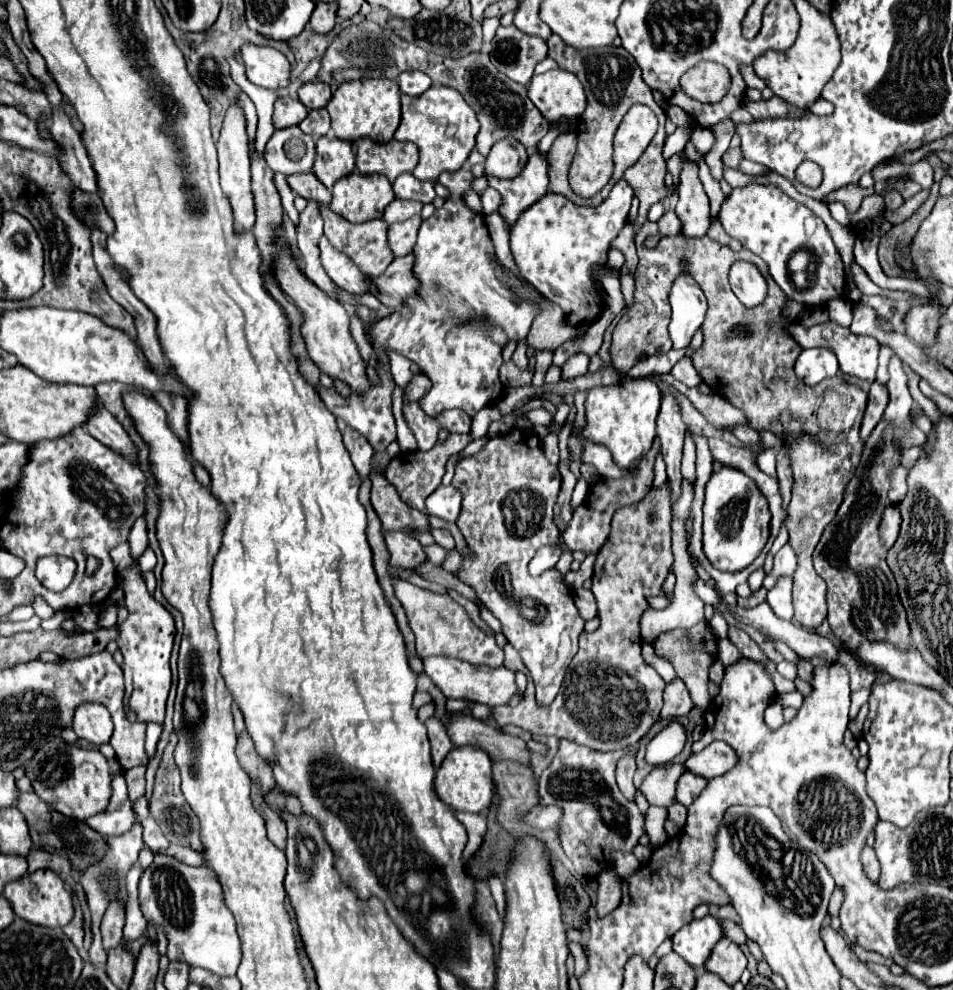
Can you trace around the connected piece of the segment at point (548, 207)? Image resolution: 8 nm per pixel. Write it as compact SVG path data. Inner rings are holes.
M619 180L609 196L595 208L577 206L561 194L547 192L537 204L531 204L511 228L511 252L521 276L543 296L557 302L565 312L567 324L573 328L593 324L603 310L601 298L597 304L591 270L595 264L607 264L607 252L627 222L631 200L633 190L625 180Z

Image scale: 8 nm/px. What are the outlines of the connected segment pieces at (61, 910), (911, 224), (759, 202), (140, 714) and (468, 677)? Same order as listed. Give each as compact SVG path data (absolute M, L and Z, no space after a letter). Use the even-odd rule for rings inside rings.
M37 870L31 874L25 874L19 880L13 880L5 886L3 896L11 902L15 914L23 920L29 920L33 924L41 926L65 926L73 918L73 902L71 894L65 890L63 880L53 870Z
M925 200L921 204L921 208L911 218L907 218L903 224L893 226L885 236L881 236L881 242L879 242L879 262L881 262L881 268L883 268L883 272L887 276L901 274L899 266L895 264L893 250L895 250L897 244L905 244L905 242L913 240L913 236L917 234L919 224L929 216L931 210L933 210L933 206L927 206L927 200Z
M755 182L734 188L721 204L719 220L731 238L737 238L769 264L773 280L789 300L803 306L825 306L829 298L841 298L845 294L843 260L827 226L780 188Z
M129 568L119 572L119 582L125 590L127 610L129 618L117 628L117 646L123 652L123 674L127 684L133 686L133 692L127 698L129 706L129 718L135 718L137 722L155 722L163 724L165 718L165 702L171 688L171 670L169 670L169 654L175 638L175 624L171 614L147 592L145 582L141 578L141 570Z
M431 656L425 658L425 674L441 688L441 692L447 698L463 698L463 700L471 700L471 702L481 702L487 706L501 706L501 704L509 704L511 698L519 696L523 698L525 692L519 692L517 684L515 684L515 672L501 666L501 668L489 668L489 666L473 666L449 656Z

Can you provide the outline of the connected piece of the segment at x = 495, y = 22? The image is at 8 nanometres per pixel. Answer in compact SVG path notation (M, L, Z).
M485 18L483 20L483 42L491 42L493 40L497 26L499 26L499 18Z

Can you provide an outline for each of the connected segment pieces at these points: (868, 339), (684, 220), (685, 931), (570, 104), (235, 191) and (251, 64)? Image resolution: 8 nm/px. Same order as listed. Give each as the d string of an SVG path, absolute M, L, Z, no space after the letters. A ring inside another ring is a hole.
M791 322L785 326L787 334L793 336L793 340L797 340L797 344L801 348L815 348L815 346L821 346L821 348L829 348L831 352L837 354L837 360L841 364L841 370L849 376L857 376L861 380L869 380L873 382L875 380L875 374L877 374L877 354L879 354L879 342L873 340L873 336L857 336L853 334L849 328L843 328L835 322L825 322L825 324L819 324L819 326L811 326L811 328L803 328L801 324L797 322Z
M689 162L679 178L679 202L677 202L677 218L681 220L681 236L685 238L701 238L707 234L711 224L709 214L709 198L699 182L697 166Z
M705 916L701 920L691 920L685 928L679 928L673 934L673 950L689 962L693 968L701 968L711 954L711 948L723 936L717 918Z
M561 68L533 76L529 82L529 100L549 122L559 120L561 116L579 118L587 106L585 92L577 76Z
M231 106L225 114L221 126L221 138L217 142L219 152L219 174L221 174L221 190L229 198L235 216L235 232L249 232L255 224L255 204L251 192L251 170L249 170L249 148L247 148L247 132L245 132L245 116L241 106Z
M245 44L241 48L241 58L245 62L247 78L253 84L269 90L285 88L289 84L291 64L279 50L269 46Z

